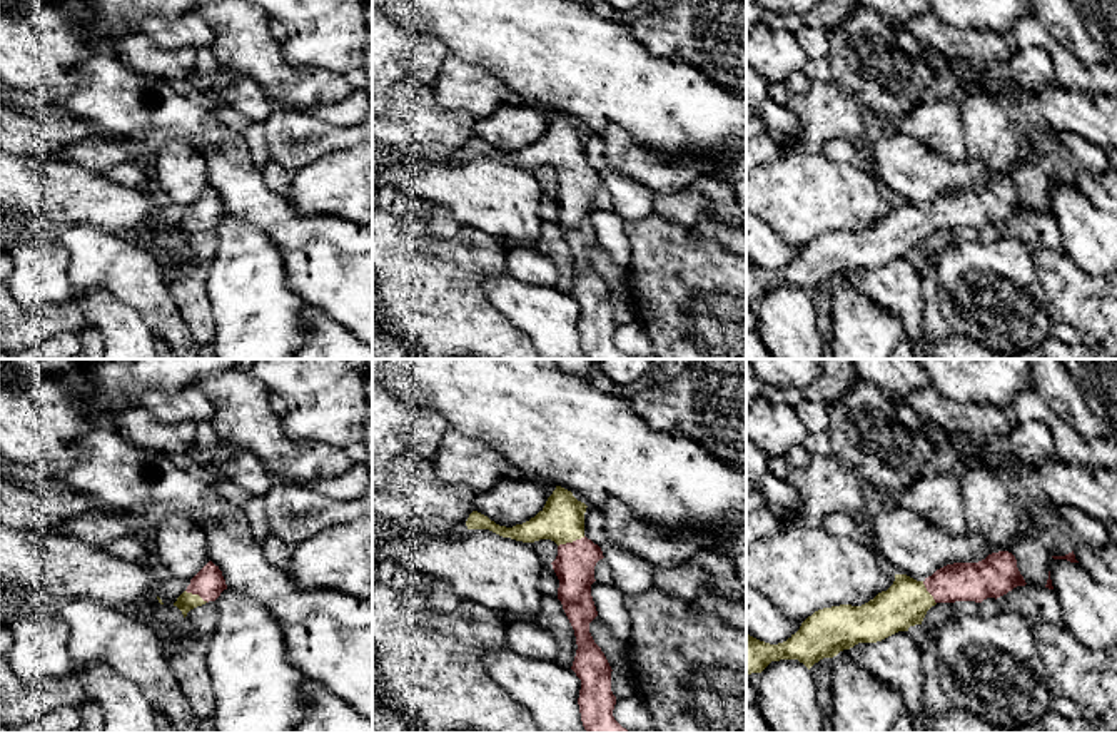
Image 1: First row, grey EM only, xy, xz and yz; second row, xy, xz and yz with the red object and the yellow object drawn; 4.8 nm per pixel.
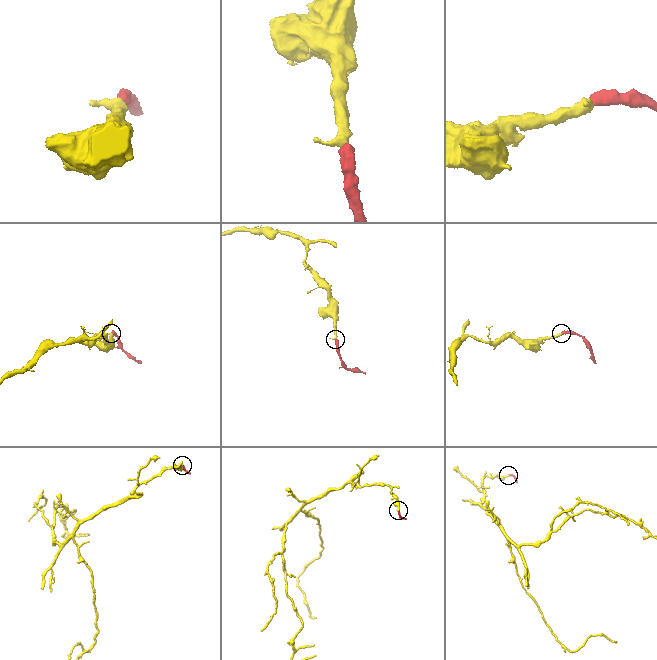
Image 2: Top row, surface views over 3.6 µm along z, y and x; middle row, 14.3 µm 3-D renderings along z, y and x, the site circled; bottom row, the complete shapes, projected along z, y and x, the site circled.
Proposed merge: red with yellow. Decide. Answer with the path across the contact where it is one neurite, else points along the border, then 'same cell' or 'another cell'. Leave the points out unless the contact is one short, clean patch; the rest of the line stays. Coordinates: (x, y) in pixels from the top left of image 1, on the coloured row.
across xz (575, 563), (573, 541), (561, 520) | same cell

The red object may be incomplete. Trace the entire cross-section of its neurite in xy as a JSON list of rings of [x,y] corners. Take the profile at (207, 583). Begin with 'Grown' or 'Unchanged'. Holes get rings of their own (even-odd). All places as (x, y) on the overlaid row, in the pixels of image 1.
Grown. [[[209,561],[192,579],[187,589],[177,598],[177,606],[184,618],[197,606],[215,601],[227,589],[225,579],[219,566]]]

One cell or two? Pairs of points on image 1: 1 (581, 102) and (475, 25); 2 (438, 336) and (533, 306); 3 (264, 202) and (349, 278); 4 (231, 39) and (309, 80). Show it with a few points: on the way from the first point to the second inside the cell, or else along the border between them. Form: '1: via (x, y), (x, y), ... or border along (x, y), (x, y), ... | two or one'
1: via (555, 75), (501, 25) | one
2: border along (483, 281), (486, 298), (533, 341) | two
3: via (283, 224), (304, 246), (311, 246), (328, 261) | one
4: via (251, 50), (279, 79), (289, 80) | one

